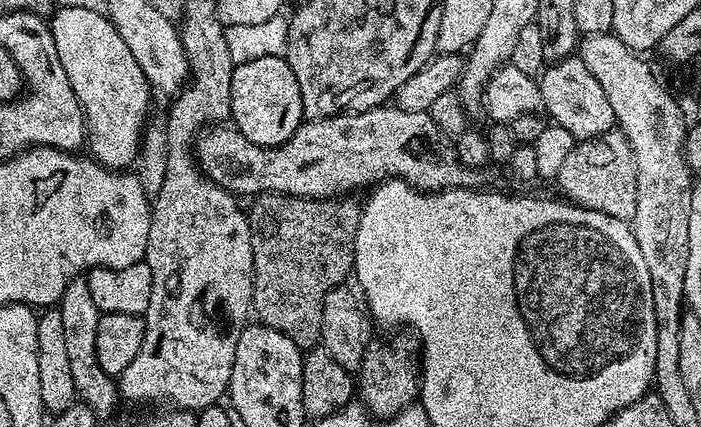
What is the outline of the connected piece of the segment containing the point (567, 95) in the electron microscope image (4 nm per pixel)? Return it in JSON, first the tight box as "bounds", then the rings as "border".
{"bounds":[538,54,618,142],"border":[[[573,54],[565,60],[549,63],[540,73],[538,83],[540,103],[547,119],[562,126],[562,130],[567,130],[577,142],[598,138],[617,127],[618,121],[614,118],[617,105],[613,97],[602,91],[598,76],[586,70],[586,60],[581,60],[579,55]]]}

